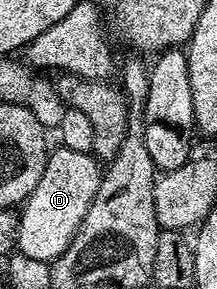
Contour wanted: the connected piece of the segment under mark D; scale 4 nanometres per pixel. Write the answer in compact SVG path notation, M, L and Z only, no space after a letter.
M62 145L56 148L56 151L54 148L47 156L45 173L41 173L37 189L33 189L18 212L18 254L48 264L61 257L73 241L75 232L98 191L101 178L101 167L98 167L100 164L94 154L73 153L73 149Z

